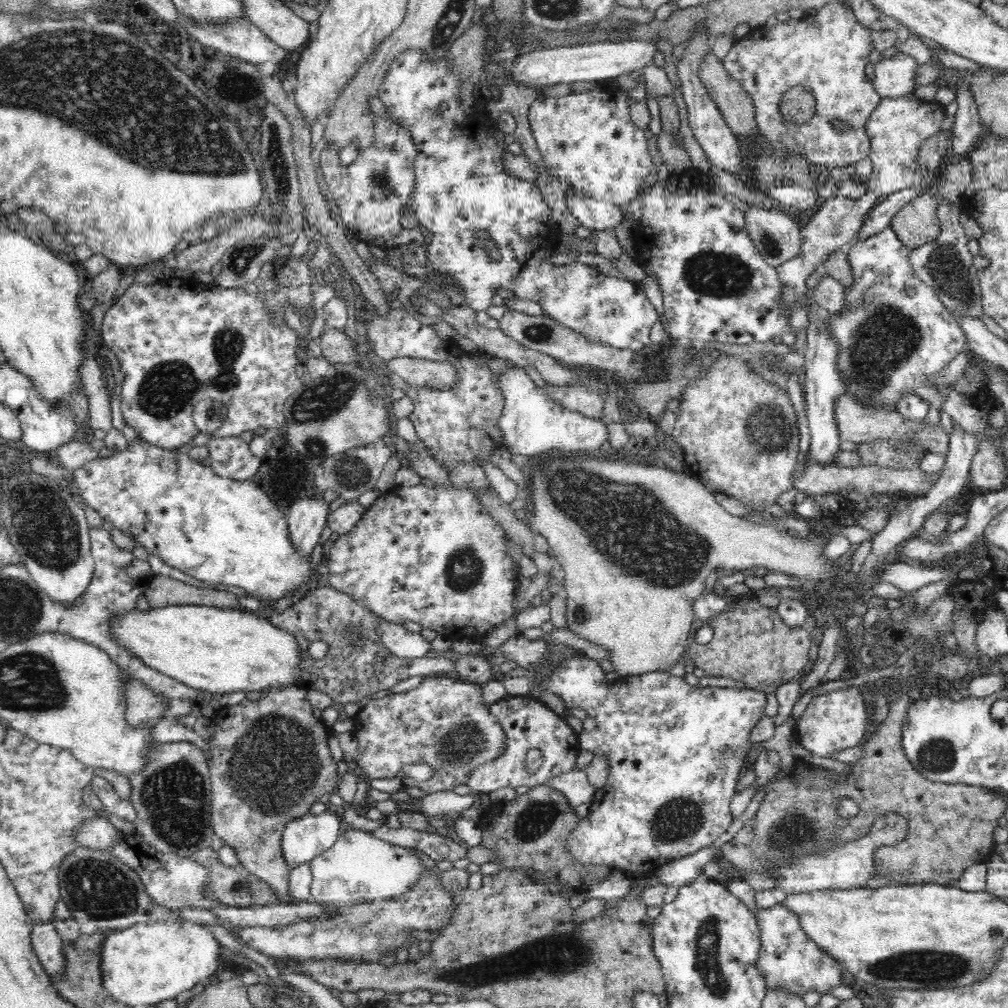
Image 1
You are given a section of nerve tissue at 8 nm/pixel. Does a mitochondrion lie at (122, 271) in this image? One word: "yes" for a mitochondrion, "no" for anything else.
no

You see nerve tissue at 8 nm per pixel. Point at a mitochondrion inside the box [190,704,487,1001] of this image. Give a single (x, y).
(274, 764)

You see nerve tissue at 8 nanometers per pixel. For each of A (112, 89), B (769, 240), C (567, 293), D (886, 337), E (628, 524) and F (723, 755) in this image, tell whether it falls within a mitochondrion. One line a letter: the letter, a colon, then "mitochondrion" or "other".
A: mitochondrion
B: mitochondrion
C: other
D: mitochondrion
E: mitochondrion
F: mitochondrion

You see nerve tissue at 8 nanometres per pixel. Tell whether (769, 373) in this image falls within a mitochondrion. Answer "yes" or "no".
yes

